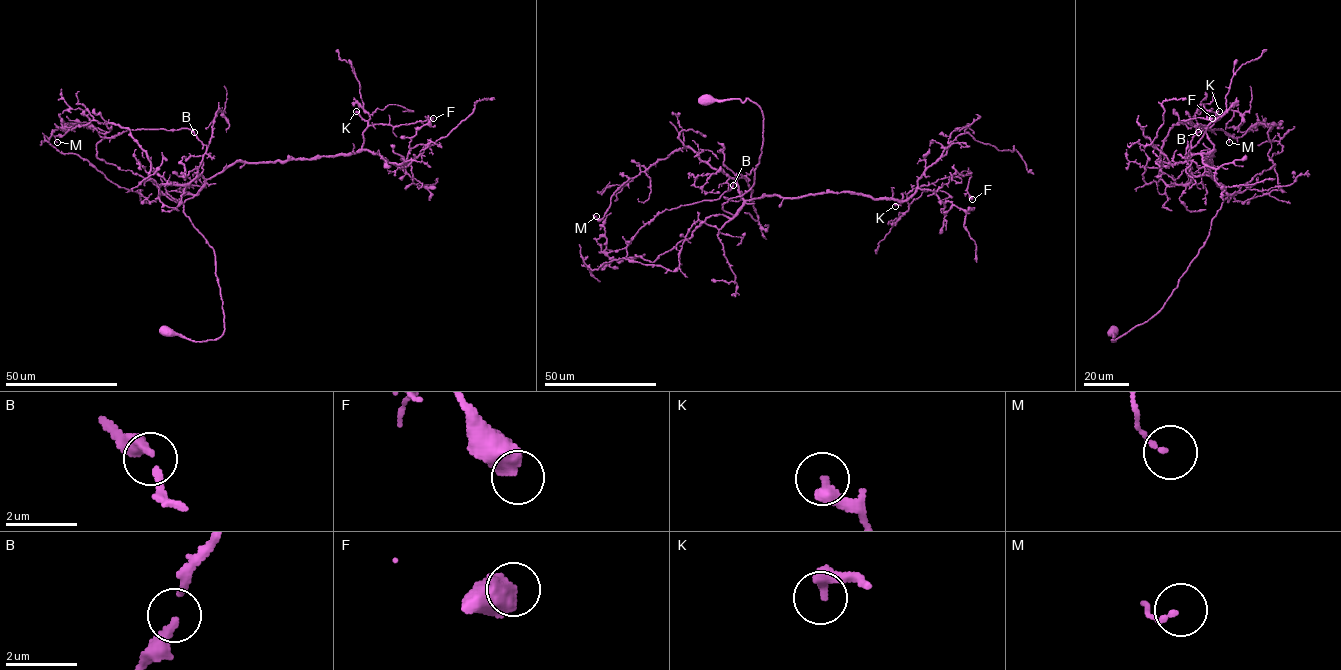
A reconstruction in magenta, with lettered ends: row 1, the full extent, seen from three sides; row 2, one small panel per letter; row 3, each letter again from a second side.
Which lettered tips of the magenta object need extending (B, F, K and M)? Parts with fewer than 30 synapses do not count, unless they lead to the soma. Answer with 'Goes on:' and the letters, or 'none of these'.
Goes on: none of these

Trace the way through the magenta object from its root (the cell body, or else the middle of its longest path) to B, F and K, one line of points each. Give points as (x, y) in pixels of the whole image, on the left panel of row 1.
B: (165, 332), (224, 329), (194, 196), (99, 159), (87, 123), (194, 132)
F: (165, 332), (224, 332), (214, 249), (183, 211), (207, 179), (239, 161), (356, 153), (369, 125), (433, 118)
K: (165, 332), (205, 341), (224, 329), (214, 249), (184, 202), (236, 162), (356, 153), (367, 126), (356, 111)

